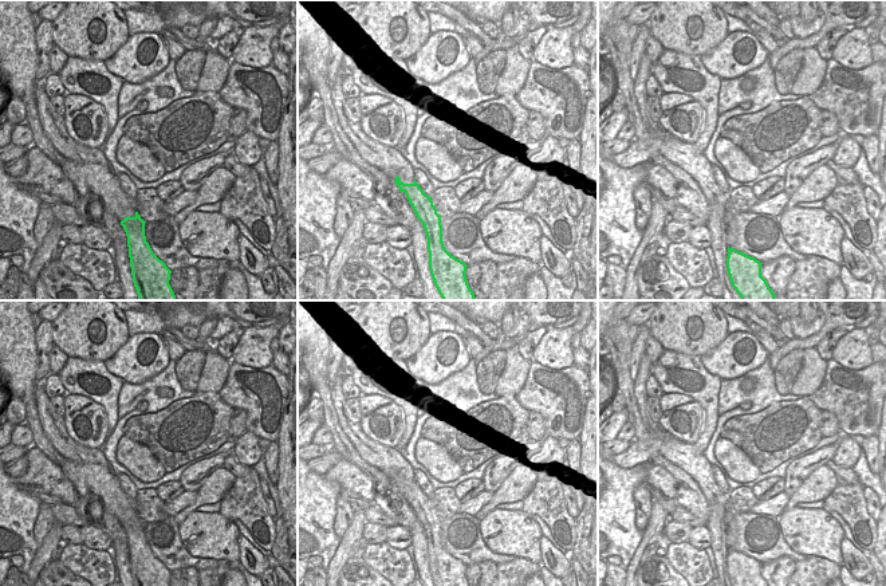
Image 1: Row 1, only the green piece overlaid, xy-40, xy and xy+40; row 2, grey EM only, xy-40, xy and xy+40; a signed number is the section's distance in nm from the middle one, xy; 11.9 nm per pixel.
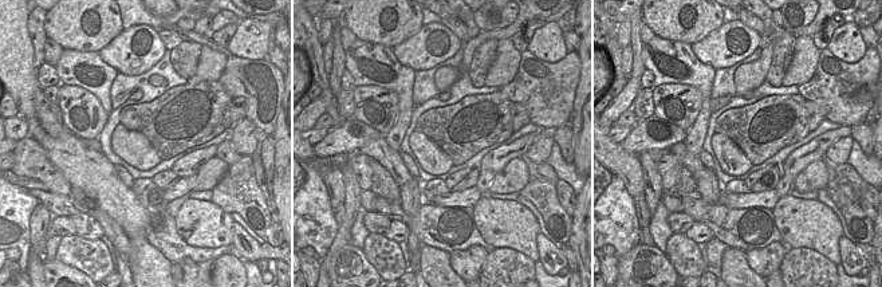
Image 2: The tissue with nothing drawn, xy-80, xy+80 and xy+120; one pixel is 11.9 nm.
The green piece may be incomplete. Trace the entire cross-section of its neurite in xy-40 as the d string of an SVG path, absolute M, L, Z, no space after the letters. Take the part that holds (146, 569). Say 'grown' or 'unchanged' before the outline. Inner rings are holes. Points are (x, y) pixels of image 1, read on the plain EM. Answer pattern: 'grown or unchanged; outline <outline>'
unchanged; outline M138 512L134 518L121 522L129 547L130 567L134 586L170 586L172 571L151 551L145 536L145 523Z

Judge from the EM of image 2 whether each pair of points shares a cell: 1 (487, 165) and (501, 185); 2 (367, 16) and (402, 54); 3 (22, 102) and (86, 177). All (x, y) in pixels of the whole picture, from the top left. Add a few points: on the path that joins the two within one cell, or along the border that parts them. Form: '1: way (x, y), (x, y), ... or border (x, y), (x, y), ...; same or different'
1: border (519, 157), (514, 157), (495, 176), (487, 191); different
2: border (420, 27), (414, 34), (392, 48); different
3: way (32, 122), (35, 130), (66, 157); same

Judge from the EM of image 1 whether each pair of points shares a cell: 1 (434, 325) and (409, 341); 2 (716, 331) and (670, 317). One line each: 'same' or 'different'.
1: different
2: same

